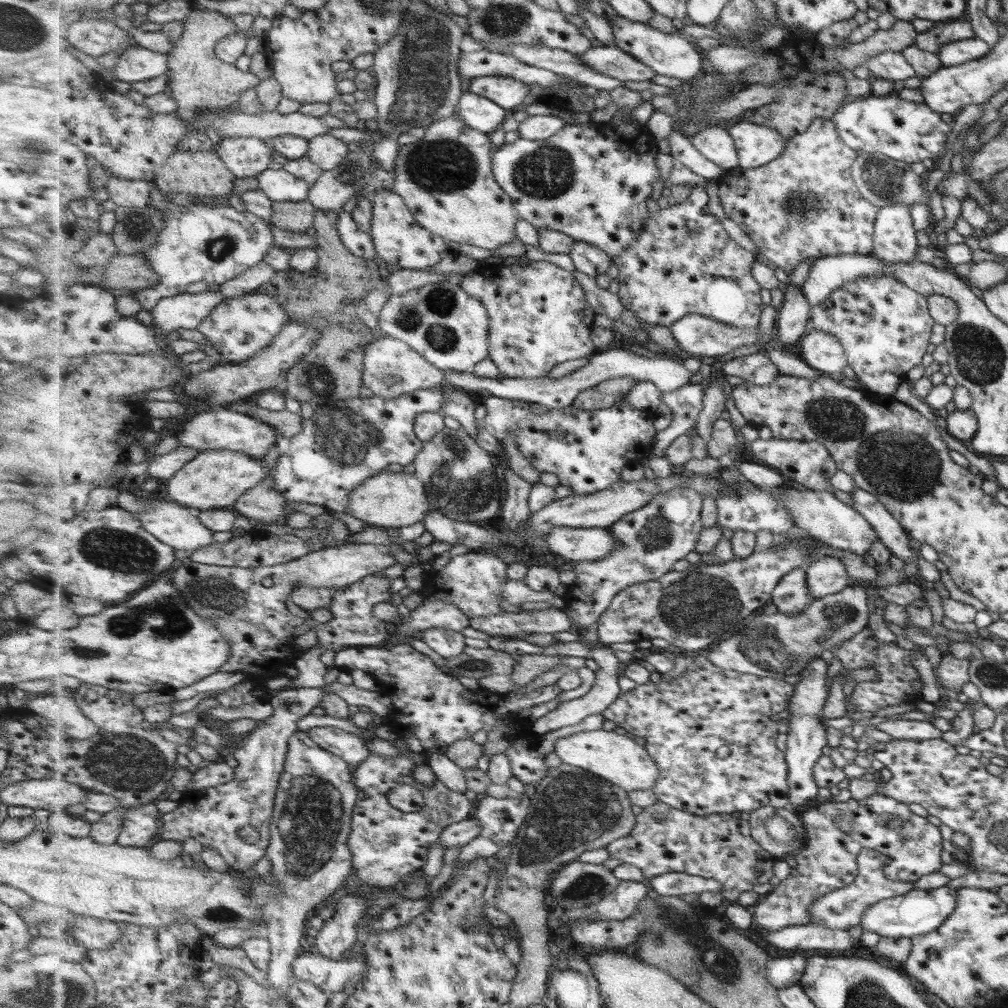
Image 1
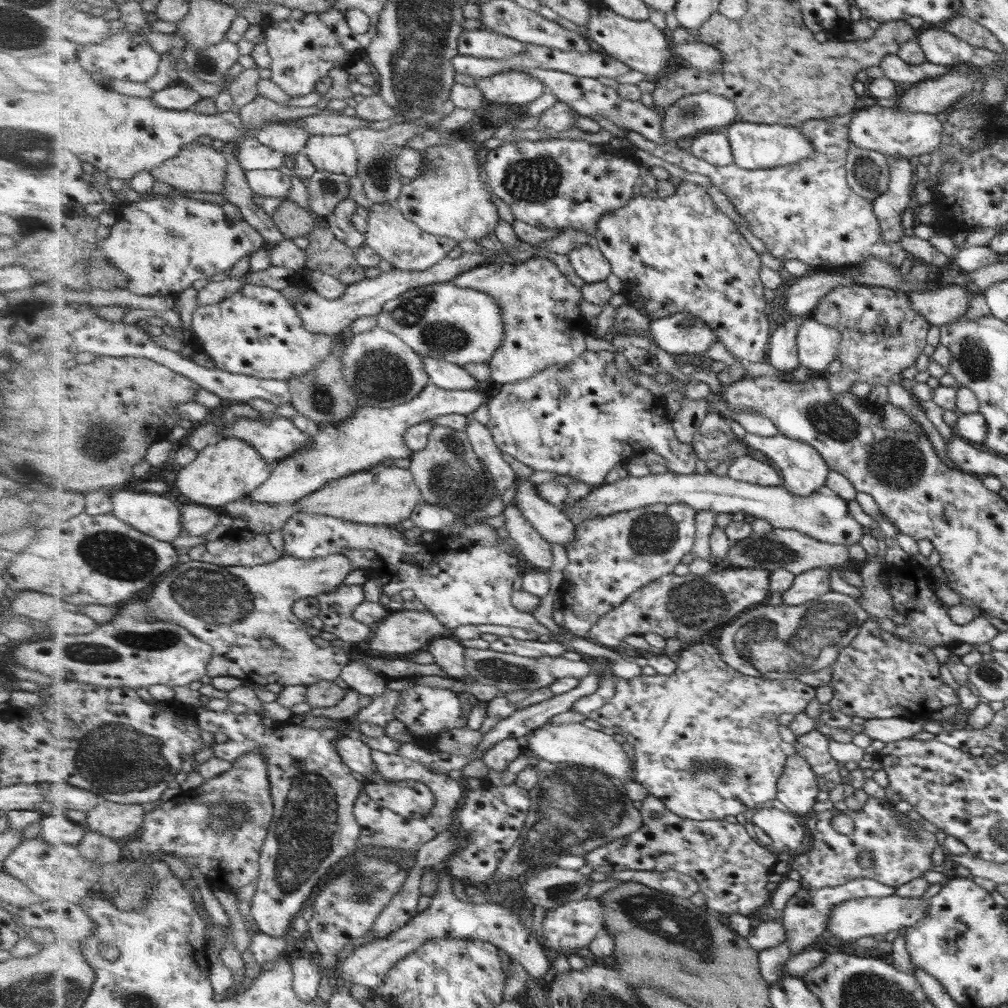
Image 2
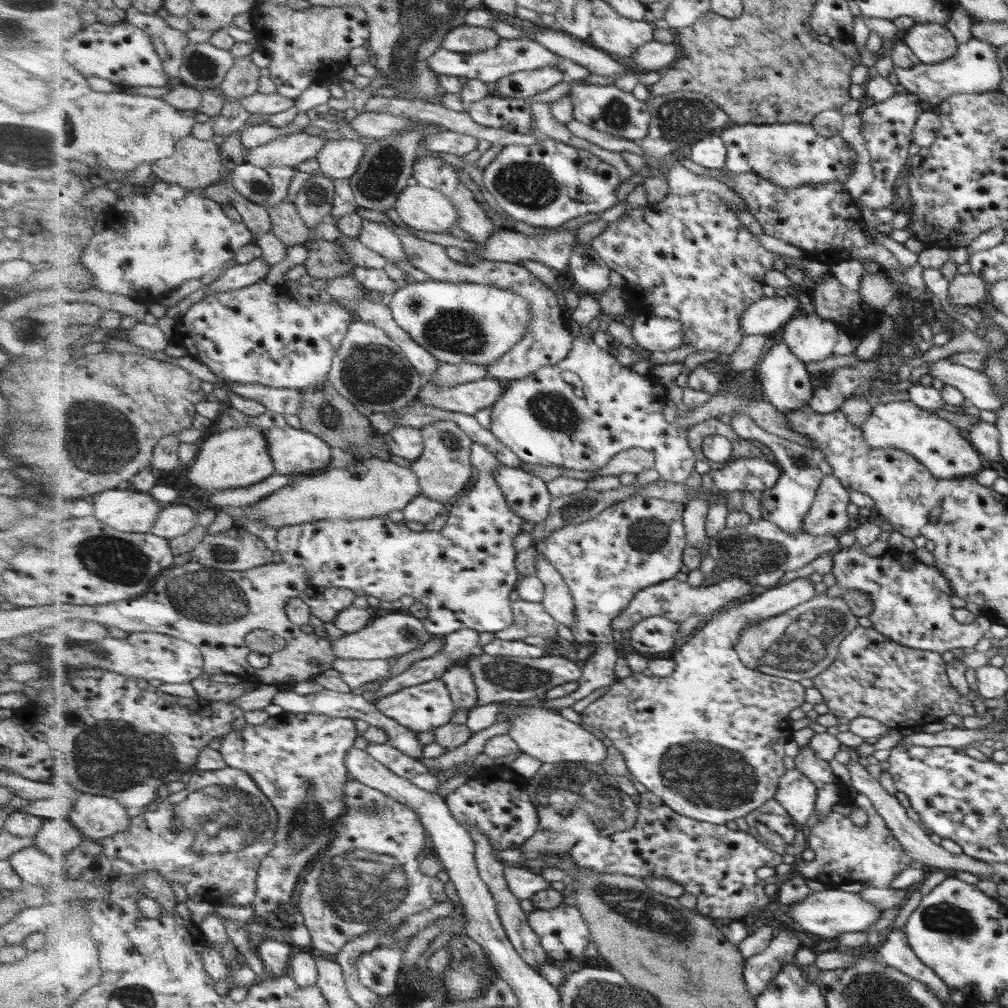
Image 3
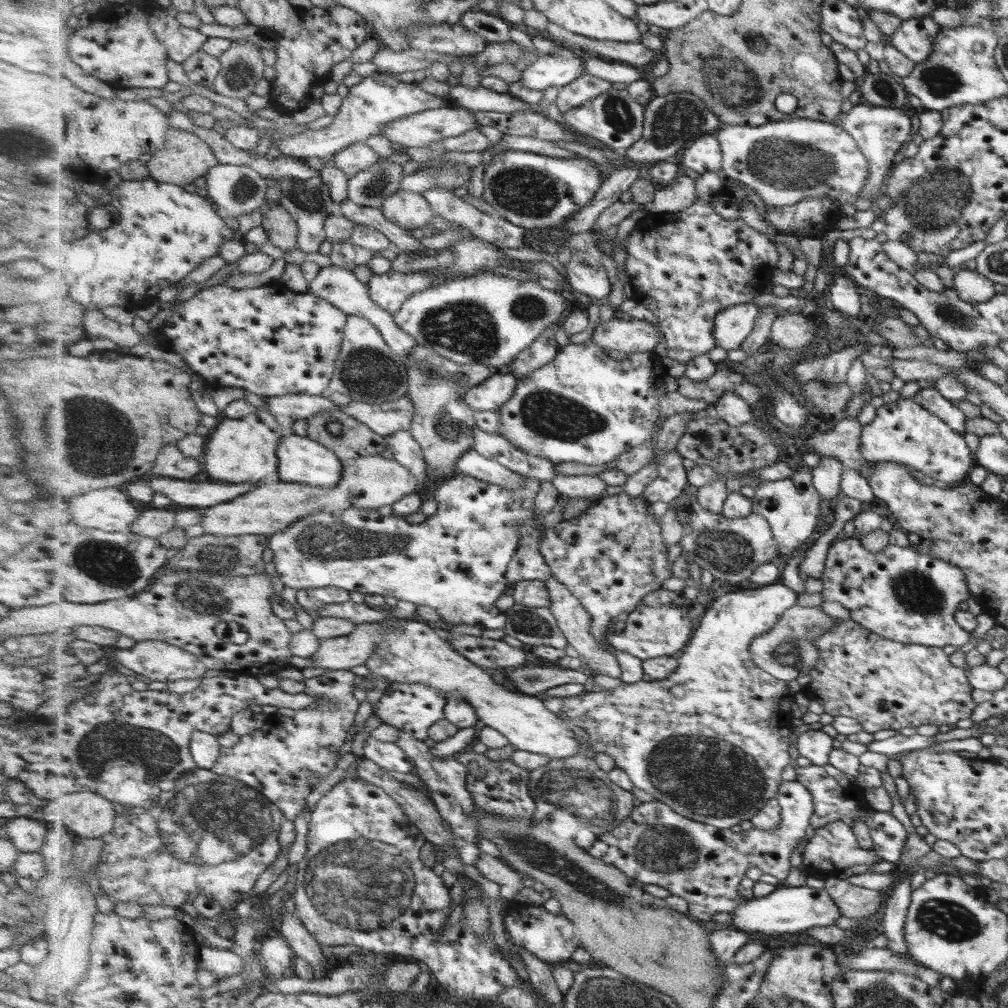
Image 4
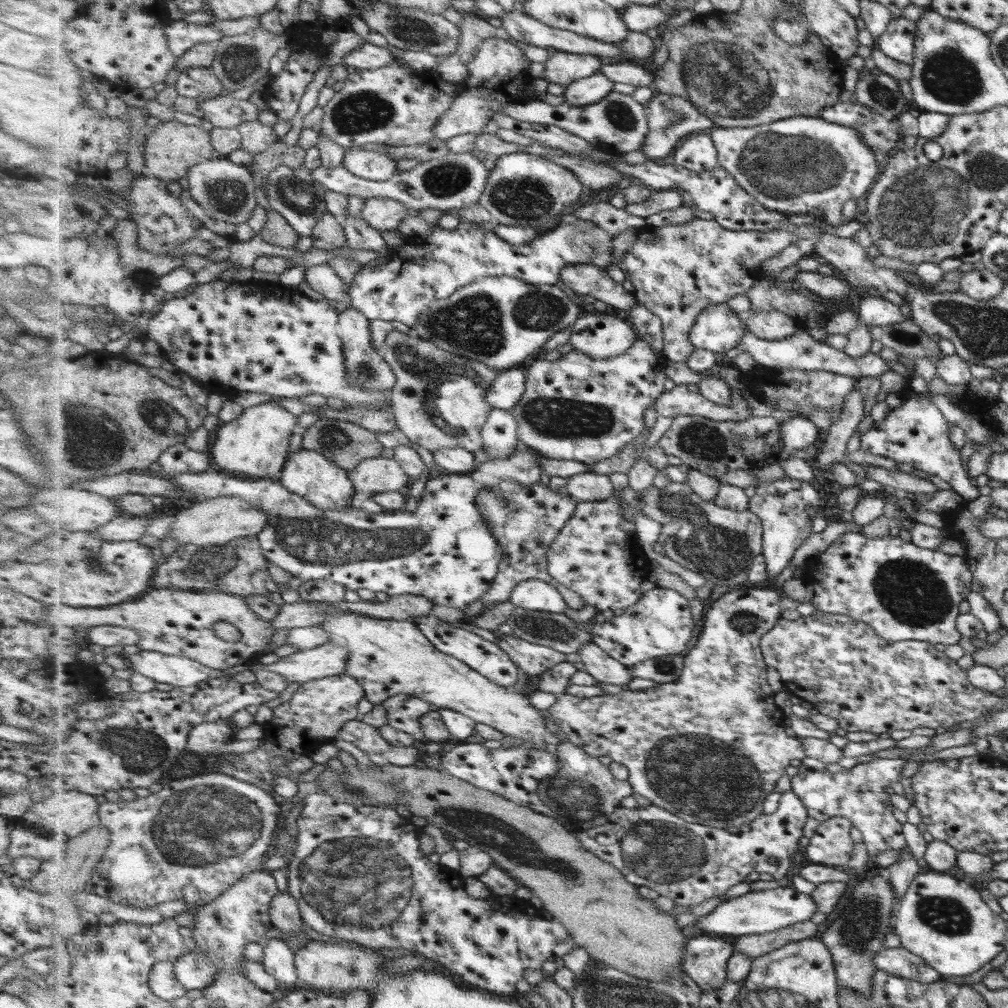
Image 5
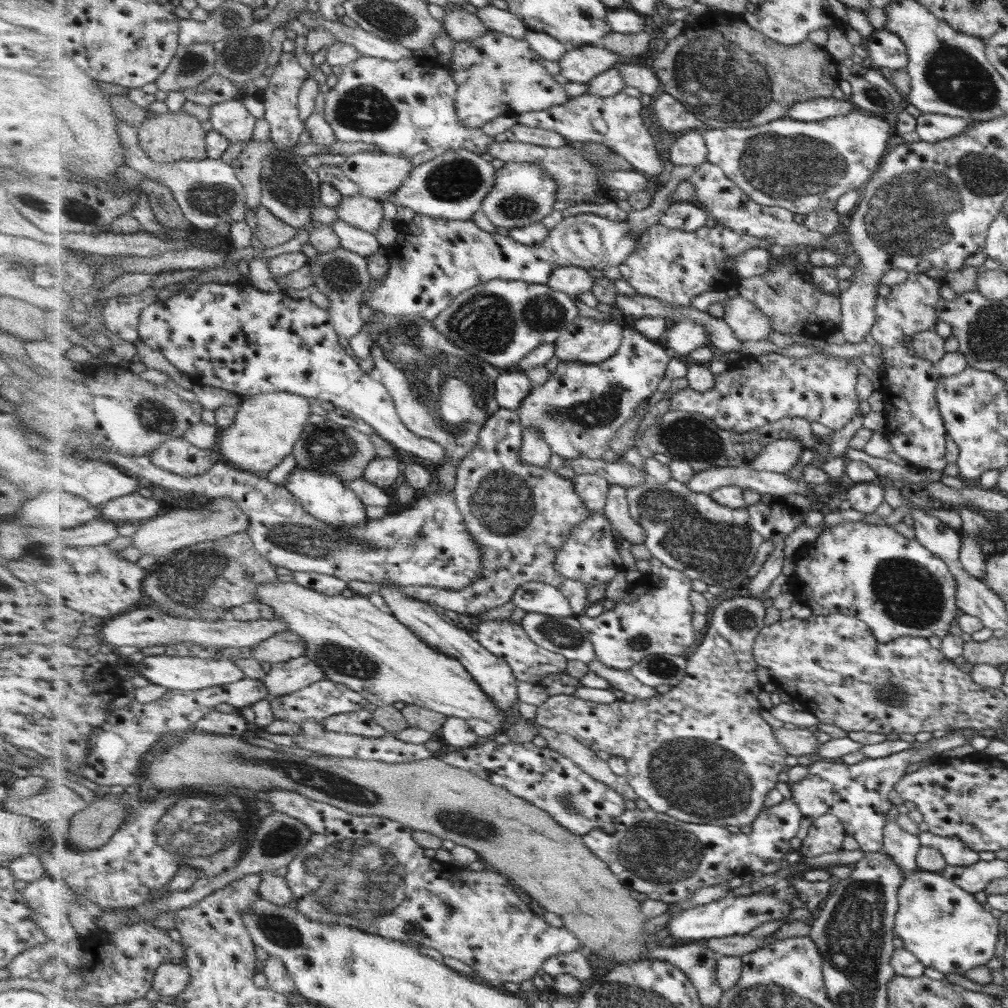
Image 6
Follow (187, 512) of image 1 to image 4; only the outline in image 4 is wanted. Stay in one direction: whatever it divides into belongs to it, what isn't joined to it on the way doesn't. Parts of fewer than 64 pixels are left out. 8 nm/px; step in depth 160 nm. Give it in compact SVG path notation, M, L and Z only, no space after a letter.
M109 488L98 489L80 496L65 498L65 502L70 506L70 510L73 513L73 523L78 525L98 528L107 532L122 532L128 533L130 528L135 524L134 520L137 520L141 516L143 507L134 503L131 497L127 496L124 488Z

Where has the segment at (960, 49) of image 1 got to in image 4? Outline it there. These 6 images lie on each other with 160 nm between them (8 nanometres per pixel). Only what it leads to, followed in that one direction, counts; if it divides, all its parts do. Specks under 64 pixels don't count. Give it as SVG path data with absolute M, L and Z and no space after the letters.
M916 17L901 21L891 36L885 39L914 64L921 63L932 51L932 42L939 26L928 17Z

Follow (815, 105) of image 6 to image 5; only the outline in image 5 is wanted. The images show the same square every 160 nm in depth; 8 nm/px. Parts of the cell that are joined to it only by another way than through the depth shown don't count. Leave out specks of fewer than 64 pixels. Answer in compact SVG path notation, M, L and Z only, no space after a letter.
M841 100L833 106L826 107L820 117L855 128L863 137L864 144L884 157L887 151L893 148L895 142L901 139L896 120L885 119L882 114L877 114L852 100L846 102Z

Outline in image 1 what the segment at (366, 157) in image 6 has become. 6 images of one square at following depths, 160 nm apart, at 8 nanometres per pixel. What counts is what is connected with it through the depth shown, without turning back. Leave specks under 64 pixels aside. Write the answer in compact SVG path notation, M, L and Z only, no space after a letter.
M329 133L316 136L309 141L307 156L324 171L335 170L348 158L347 142Z

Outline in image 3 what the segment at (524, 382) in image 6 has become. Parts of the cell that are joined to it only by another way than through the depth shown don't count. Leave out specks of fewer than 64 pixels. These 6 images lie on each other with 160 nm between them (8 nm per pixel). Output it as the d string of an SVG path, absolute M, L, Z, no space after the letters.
M488 376L475 382L445 388L426 382L418 400L429 407L474 416L483 409L492 409L506 392L506 382Z

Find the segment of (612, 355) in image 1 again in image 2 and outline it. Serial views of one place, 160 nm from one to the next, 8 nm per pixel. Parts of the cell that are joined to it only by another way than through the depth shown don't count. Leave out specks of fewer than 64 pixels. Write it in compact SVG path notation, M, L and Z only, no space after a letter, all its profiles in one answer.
M422 356L425 370L429 373L432 383L445 390L473 390L482 384L471 376L465 367L447 360Z

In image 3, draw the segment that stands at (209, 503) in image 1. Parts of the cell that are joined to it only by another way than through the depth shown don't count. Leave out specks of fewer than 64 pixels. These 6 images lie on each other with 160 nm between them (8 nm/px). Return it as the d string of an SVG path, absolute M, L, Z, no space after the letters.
M253 423L215 432L203 442L197 460L187 468L187 478L193 486L209 493L258 484L276 474L276 465L269 450L265 430L259 429Z

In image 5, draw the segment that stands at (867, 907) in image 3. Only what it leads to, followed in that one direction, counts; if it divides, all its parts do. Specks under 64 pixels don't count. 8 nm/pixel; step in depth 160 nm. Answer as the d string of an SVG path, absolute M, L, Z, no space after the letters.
M787 882L777 889L764 889L749 891L738 898L729 899L719 904L715 910L708 915L699 917L695 926L705 935L729 936L737 938L753 934L766 934L787 928L799 922L810 921L819 911L816 901L809 894L797 892Z

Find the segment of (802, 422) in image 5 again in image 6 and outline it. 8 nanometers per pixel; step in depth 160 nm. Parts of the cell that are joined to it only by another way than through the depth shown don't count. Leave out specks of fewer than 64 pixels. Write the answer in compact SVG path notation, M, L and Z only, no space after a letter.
M786 436L769 444L757 459L750 462L749 468L757 472L789 474L793 466L800 462L803 450L801 441L795 440L792 436Z

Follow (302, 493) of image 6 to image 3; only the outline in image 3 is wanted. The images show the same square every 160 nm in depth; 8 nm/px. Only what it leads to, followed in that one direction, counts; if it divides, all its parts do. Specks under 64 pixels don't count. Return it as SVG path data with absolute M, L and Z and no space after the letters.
M285 426L269 428L265 431L269 440L269 453L272 454L273 462L276 465L276 473L285 476L312 477L321 476L332 468L331 448L327 441L322 440L303 428Z

